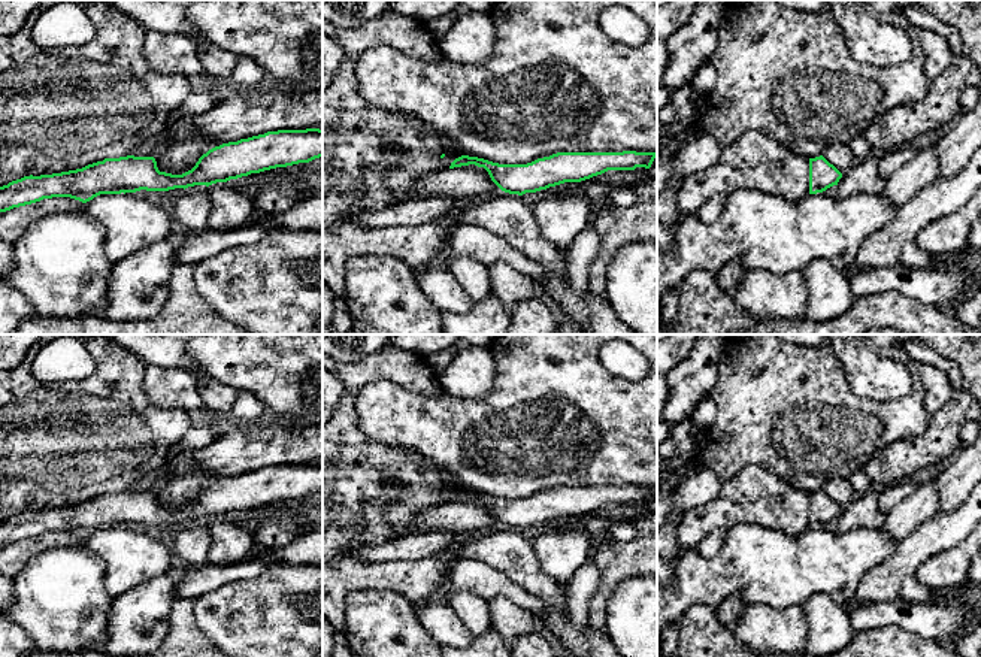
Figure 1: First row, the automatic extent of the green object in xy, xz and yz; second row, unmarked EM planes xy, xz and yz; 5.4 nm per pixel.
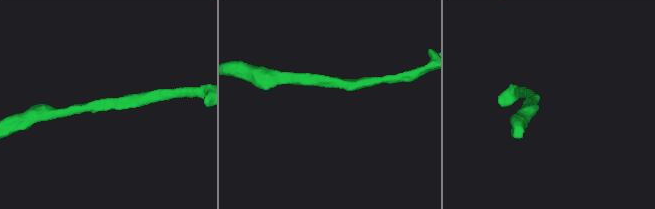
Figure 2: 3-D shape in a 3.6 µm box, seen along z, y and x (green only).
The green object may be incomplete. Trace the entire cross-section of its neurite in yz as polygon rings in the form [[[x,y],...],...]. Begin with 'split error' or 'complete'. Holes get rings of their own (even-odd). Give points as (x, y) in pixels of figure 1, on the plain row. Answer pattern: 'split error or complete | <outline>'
complete | [[[823,490],[809,493],[809,529],[823,527],[838,520],[842,508]]]

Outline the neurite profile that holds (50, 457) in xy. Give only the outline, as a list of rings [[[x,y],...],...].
[[[45,334],[13,369],[0,370],[0,521],[24,511],[52,509],[82,503],[105,493],[131,490],[133,484],[172,455],[175,445],[194,423],[190,411],[163,409],[143,391],[145,364],[127,348],[105,336],[90,336],[87,352],[96,370],[78,382],[43,382],[33,375],[33,358],[51,340],[66,334]]]

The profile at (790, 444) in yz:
[[[729,334],[718,361],[717,384],[709,396],[715,403],[715,420],[697,432],[693,461],[715,472],[721,482],[750,464],[759,464],[808,494],[820,491],[829,478],[850,478],[863,469],[876,449],[923,435],[930,421],[930,414],[923,405],[921,364],[912,360],[900,343],[885,346],[879,354],[908,367],[914,385],[906,397],[876,402],[856,396],[827,340],[820,346],[802,346],[787,343],[776,334]]]

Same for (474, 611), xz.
[[[452,588],[449,594],[449,606],[473,636],[485,635],[493,629],[488,600],[481,599],[478,594]]]

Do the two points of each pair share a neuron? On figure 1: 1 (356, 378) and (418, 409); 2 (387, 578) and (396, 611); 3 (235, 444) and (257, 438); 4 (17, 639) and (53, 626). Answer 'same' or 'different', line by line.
1: different
2: different
3: same
4: different

